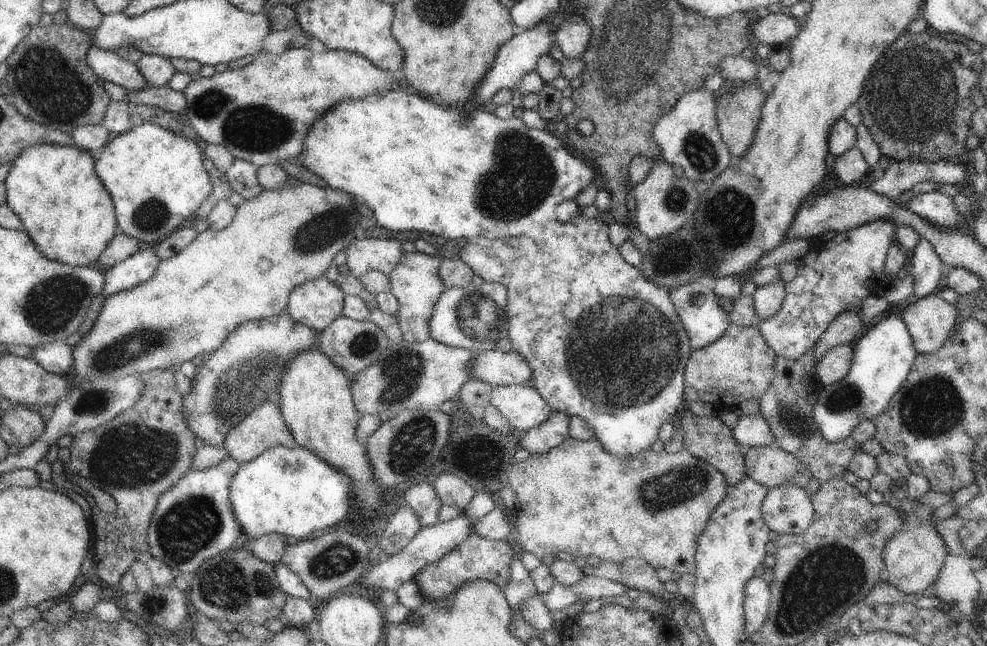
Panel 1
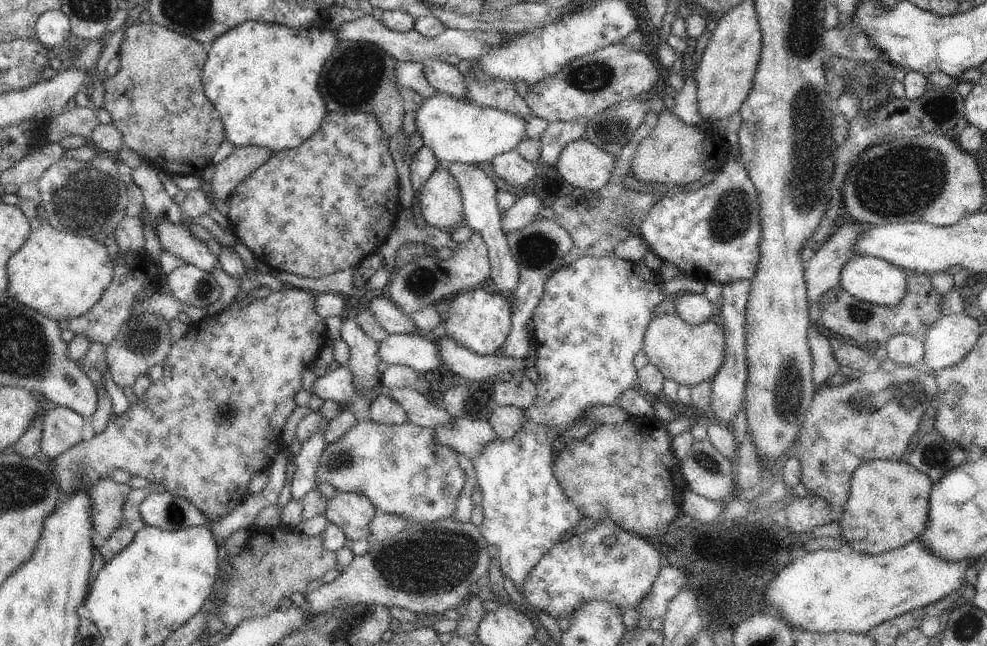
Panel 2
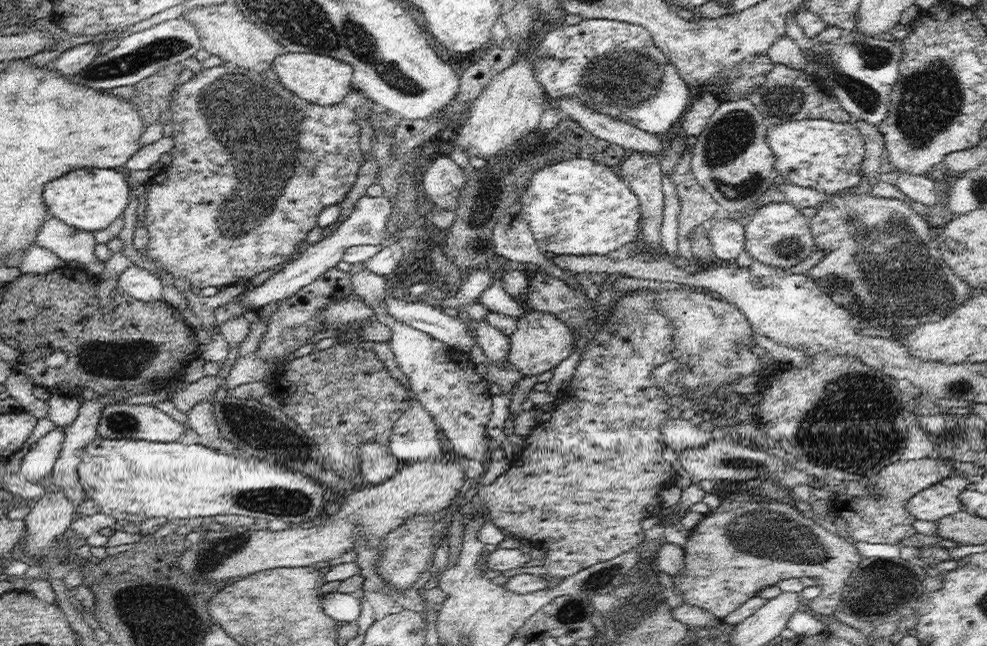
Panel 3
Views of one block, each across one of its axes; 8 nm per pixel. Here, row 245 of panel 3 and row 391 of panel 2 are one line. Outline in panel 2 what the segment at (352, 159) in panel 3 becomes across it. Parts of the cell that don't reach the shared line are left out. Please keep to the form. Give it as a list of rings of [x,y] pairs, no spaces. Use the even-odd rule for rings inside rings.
[[[288,286],[278,291],[272,291],[268,298],[254,300],[250,306],[245,306],[244,308],[230,307],[219,315],[202,318],[199,322],[193,324],[185,336],[171,346],[170,354],[162,363],[162,377],[153,381],[152,386],[150,386],[142,398],[133,400],[124,413],[117,416],[113,421],[109,421],[105,430],[95,435],[91,440],[82,441],[78,446],[74,446],[72,450],[68,450],[62,456],[52,459],[50,466],[54,470],[54,478],[56,478],[58,486],[60,486],[61,493],[74,494],[80,488],[88,490],[100,479],[108,476],[108,473],[111,472],[112,474],[113,471],[122,469],[126,470],[130,476],[142,476],[142,478],[146,478],[152,484],[161,484],[167,488],[166,492],[181,496],[188,500],[190,504],[194,504],[200,512],[206,514],[206,520],[208,520],[208,524],[204,524],[206,528],[210,529],[213,522],[217,522],[231,514],[237,506],[244,502],[245,496],[249,494],[252,476],[259,470],[268,469],[276,454],[282,448],[284,444],[282,430],[284,430],[286,420],[296,410],[294,396],[302,389],[302,374],[304,374],[306,368],[313,367],[328,338],[326,321],[320,318],[314,310],[314,302],[317,299],[317,295],[316,293],[310,293],[308,290]]]

